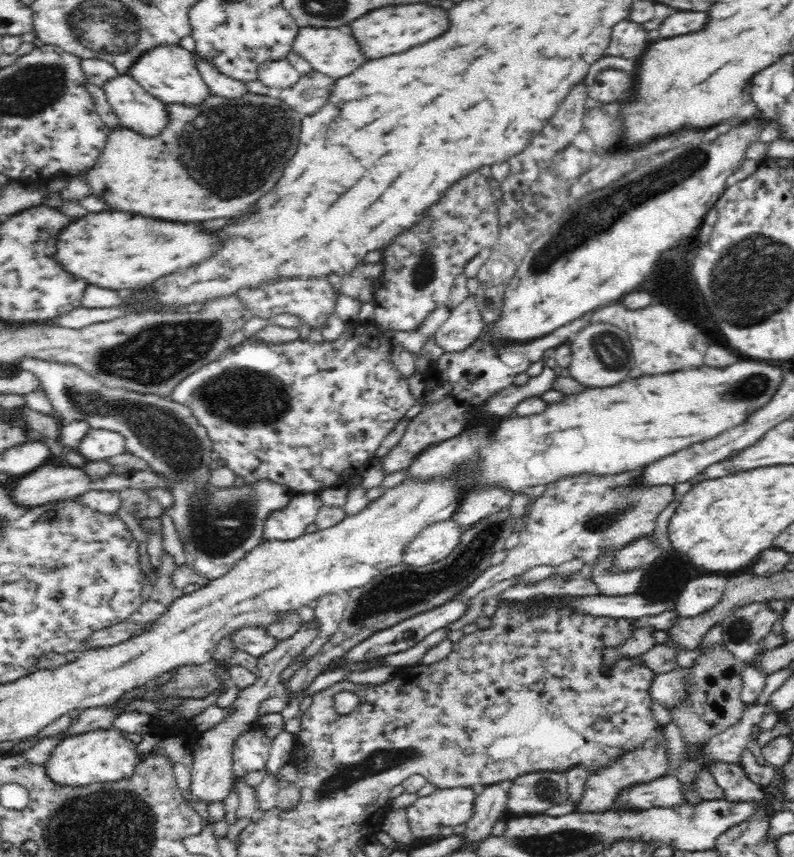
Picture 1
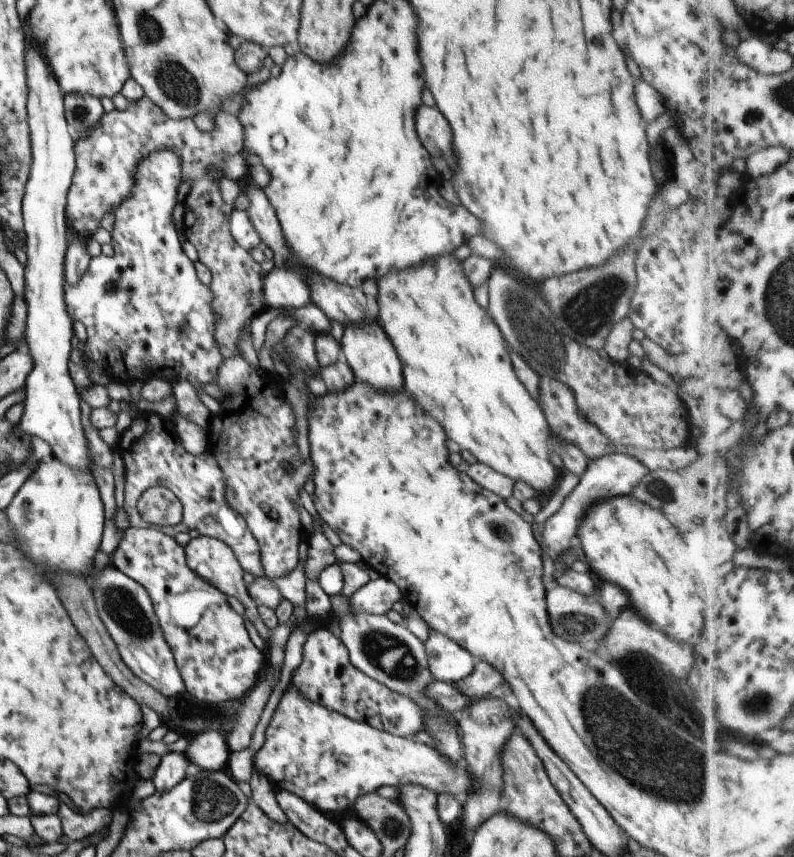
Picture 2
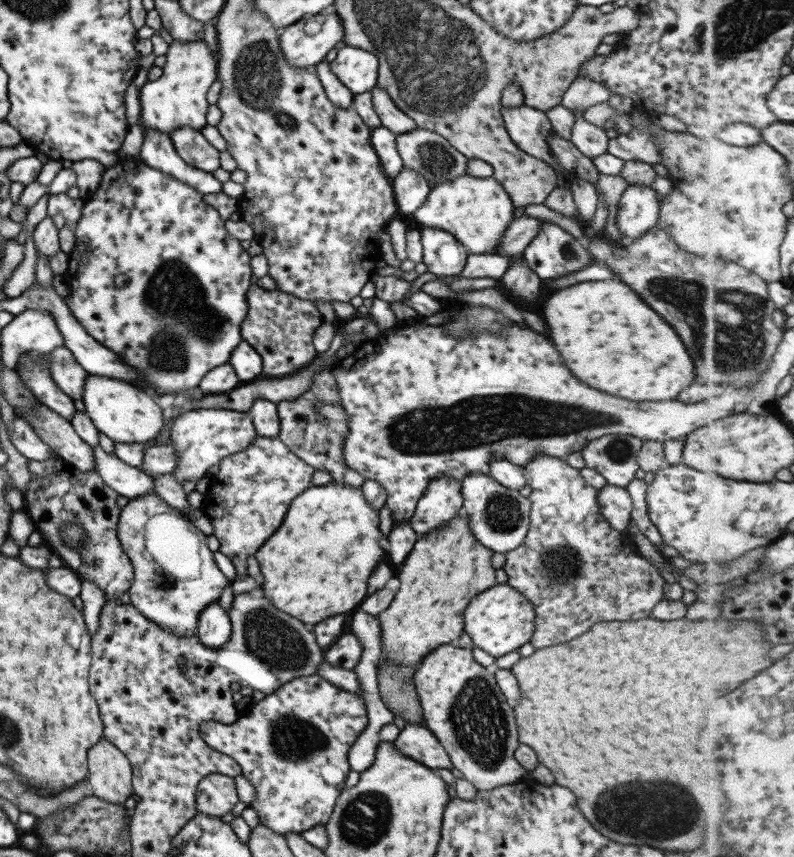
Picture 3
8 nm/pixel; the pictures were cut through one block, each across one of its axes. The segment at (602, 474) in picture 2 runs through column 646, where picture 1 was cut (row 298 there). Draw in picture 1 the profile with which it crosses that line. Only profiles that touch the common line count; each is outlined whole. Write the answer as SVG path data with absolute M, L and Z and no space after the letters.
M475 295L468 296L451 309L448 320L435 332L436 344L445 353L458 352L468 348L488 325L480 314Z

